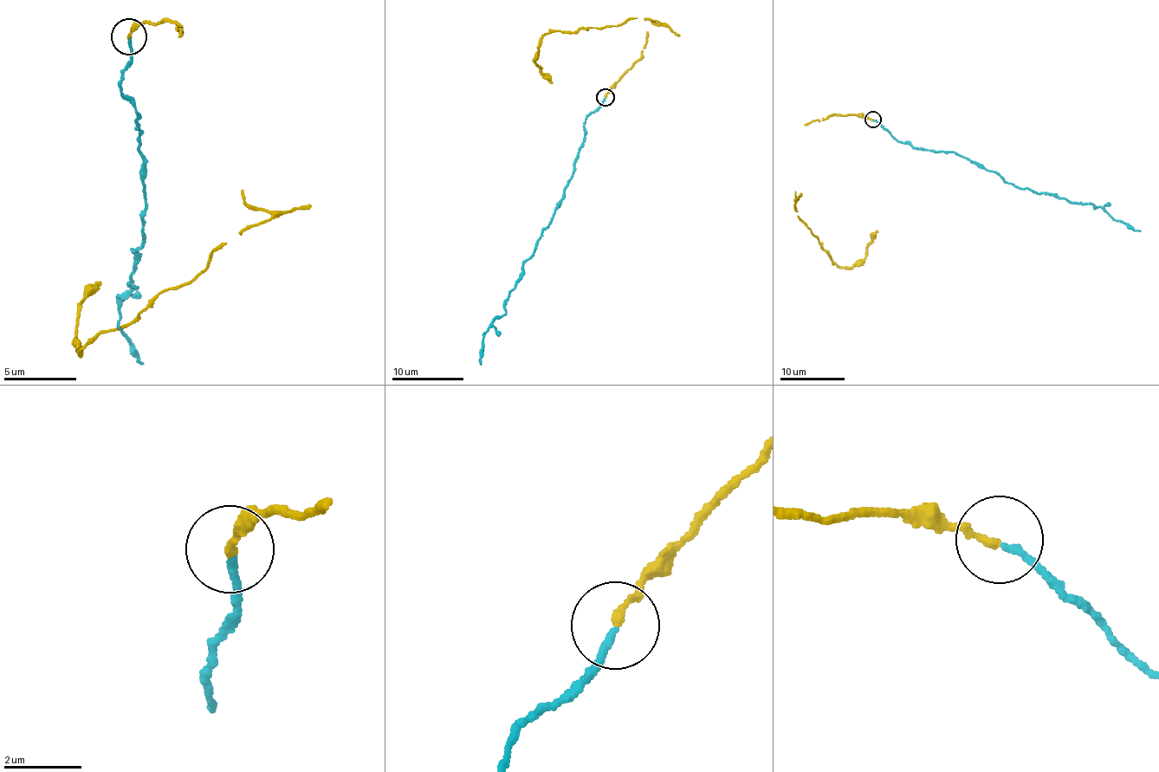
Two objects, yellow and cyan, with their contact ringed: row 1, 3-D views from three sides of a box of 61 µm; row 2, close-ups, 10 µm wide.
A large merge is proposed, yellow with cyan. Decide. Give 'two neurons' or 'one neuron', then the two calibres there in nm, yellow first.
one neuron; 170 nm thick on the yellow side, 180 nm on the other

